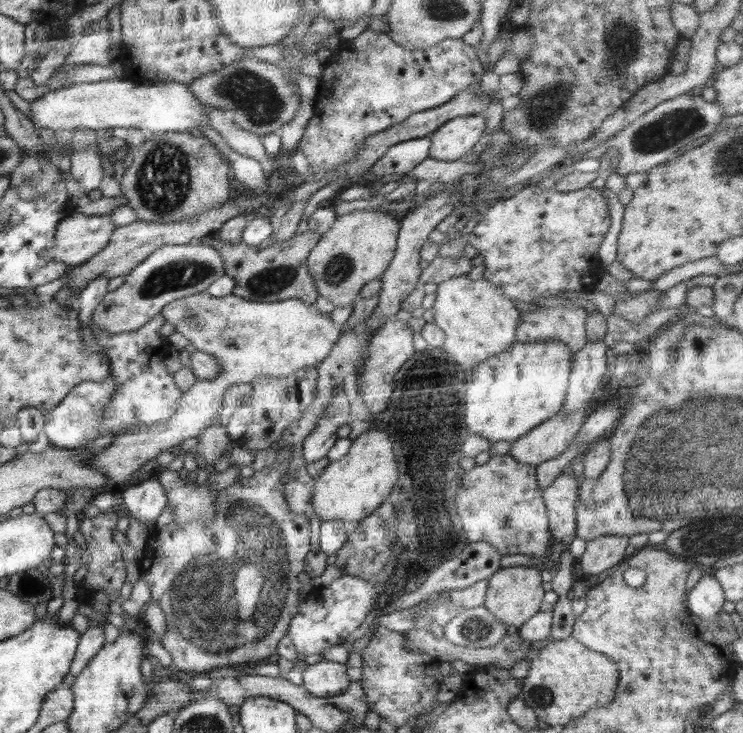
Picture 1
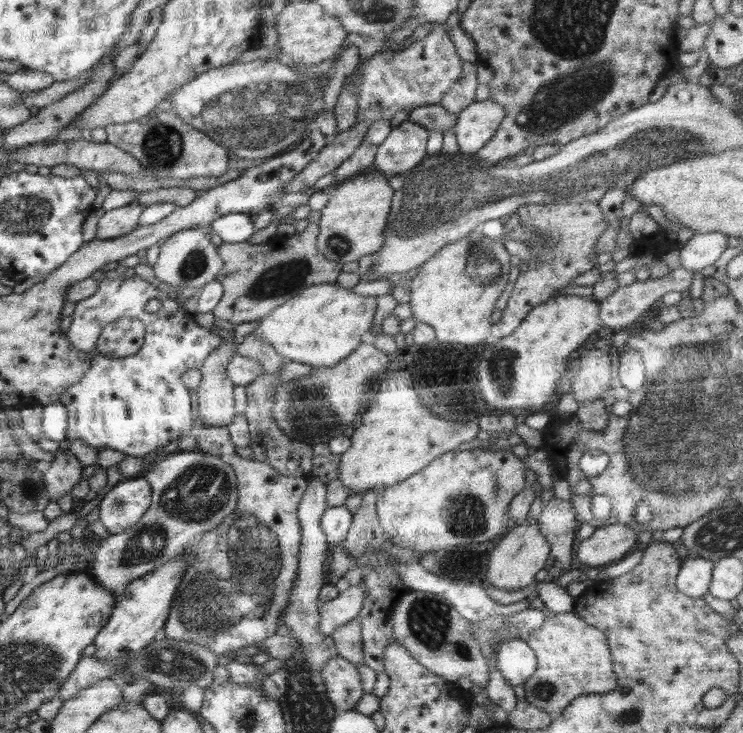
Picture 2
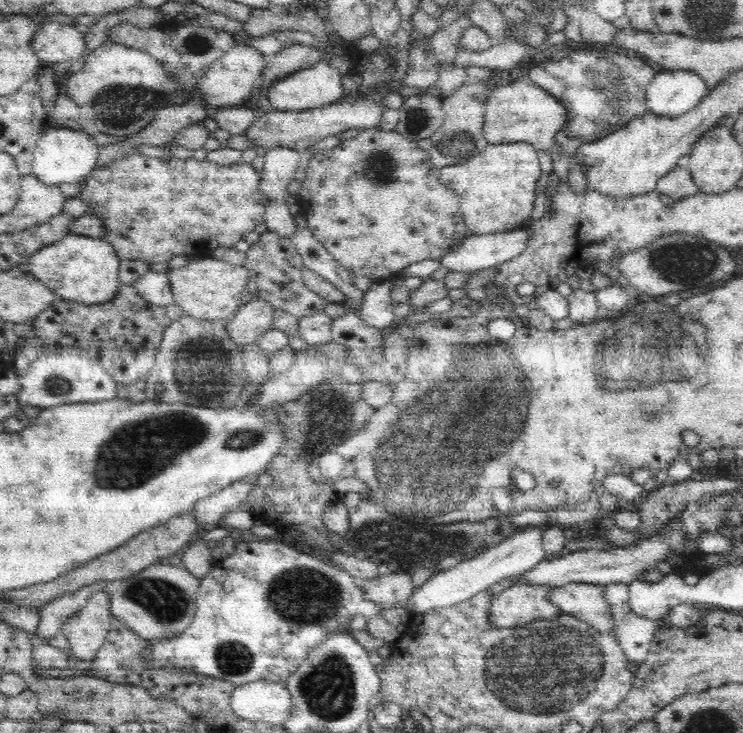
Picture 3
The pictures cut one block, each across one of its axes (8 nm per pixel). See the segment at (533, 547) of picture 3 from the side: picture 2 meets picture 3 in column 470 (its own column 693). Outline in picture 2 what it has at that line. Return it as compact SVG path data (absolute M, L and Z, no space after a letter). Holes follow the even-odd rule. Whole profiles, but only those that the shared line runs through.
M692 556L683 561L675 580L675 587L689 597L700 598L709 591L714 563Z

